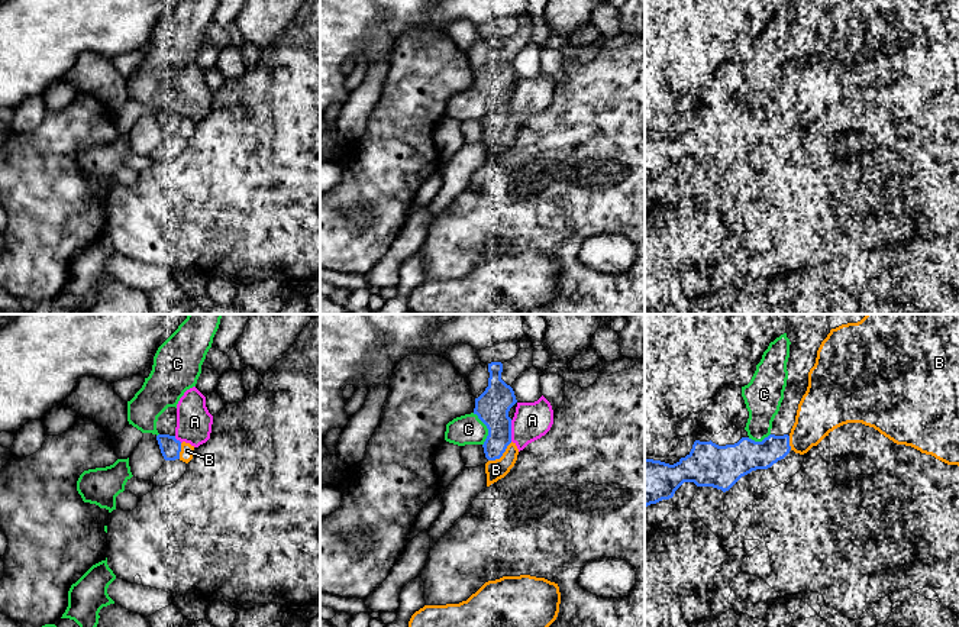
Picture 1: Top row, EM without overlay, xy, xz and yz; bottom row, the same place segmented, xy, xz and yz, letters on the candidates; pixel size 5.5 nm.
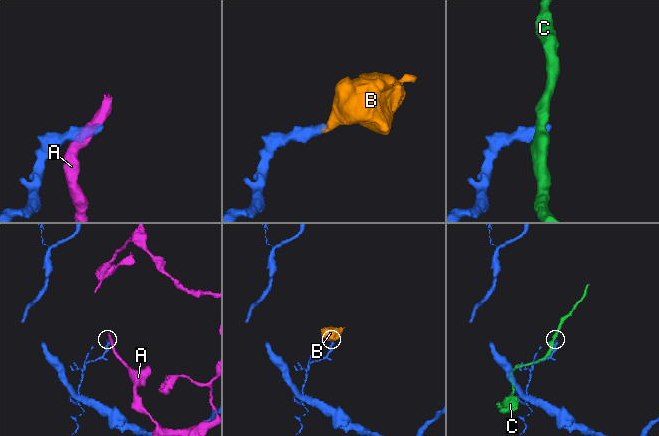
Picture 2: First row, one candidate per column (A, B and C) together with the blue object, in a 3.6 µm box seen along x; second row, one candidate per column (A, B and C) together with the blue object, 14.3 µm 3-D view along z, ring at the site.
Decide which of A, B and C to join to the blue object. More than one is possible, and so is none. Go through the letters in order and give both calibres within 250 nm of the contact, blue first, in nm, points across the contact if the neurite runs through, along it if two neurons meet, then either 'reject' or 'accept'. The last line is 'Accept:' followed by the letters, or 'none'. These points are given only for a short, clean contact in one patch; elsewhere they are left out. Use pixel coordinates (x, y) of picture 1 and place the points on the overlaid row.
A: calibres 190 and 200 nm; reject
B: calibres 170 and 110 nm; accept
C: calibres 190 and 170 nm; reject
Accept: B

